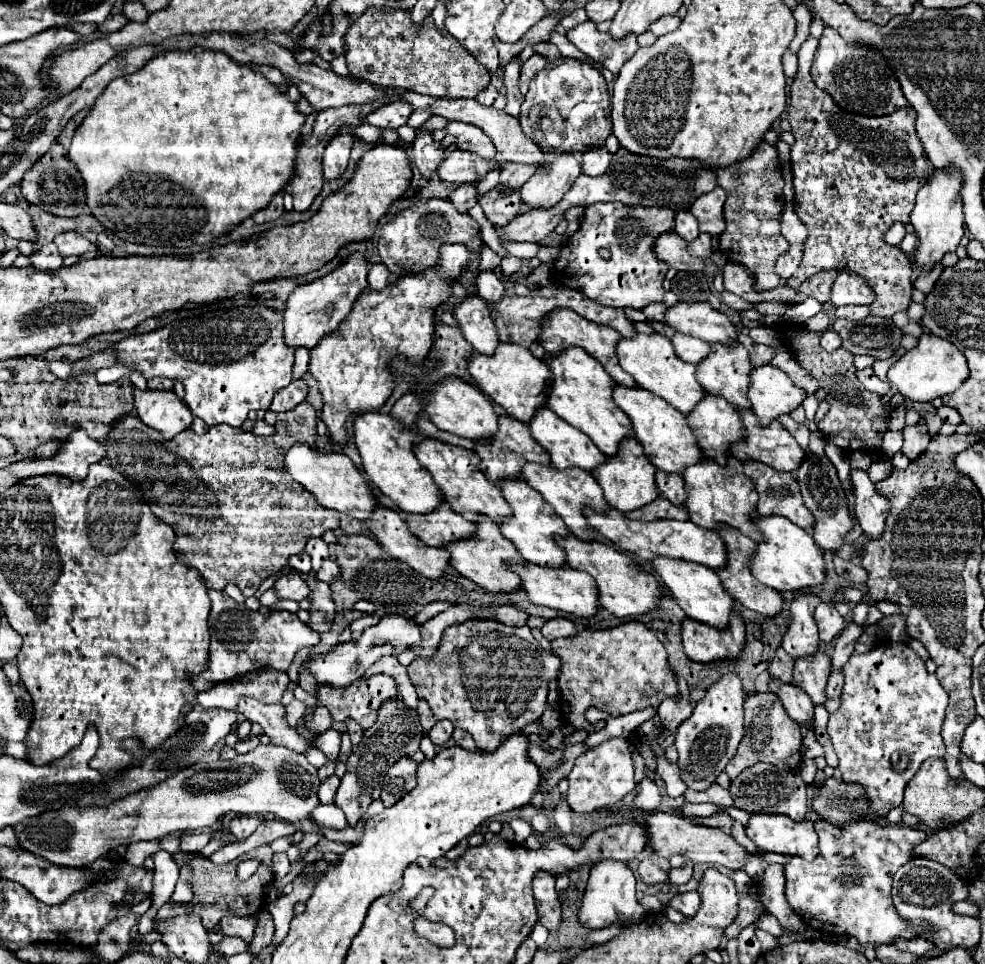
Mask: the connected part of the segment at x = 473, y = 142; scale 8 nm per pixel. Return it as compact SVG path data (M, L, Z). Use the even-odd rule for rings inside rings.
M447 123L445 127L447 135L455 137L455 145L457 149L475 153L475 155L483 155L483 159L493 159L495 157L495 145L491 143L491 139L487 139L487 135L469 123Z

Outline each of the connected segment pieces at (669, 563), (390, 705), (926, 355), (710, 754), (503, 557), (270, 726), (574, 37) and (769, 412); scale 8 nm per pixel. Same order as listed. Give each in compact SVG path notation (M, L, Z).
M655 557L651 561L655 573L661 577L665 591L669 597L687 613L687 617L707 623L711 627L727 627L729 613L733 611L733 597L723 589L719 577L709 567L703 567L701 563L687 563L683 559L665 559Z
M401 697L383 701L383 707L379 707L377 711L373 727L363 731L363 739L359 745L353 745L353 751L347 757L347 773L337 789L335 805L343 809L349 825L355 825L361 817L367 815L367 807L371 805L371 801L379 799L385 771L389 771L389 767L395 765L401 757L419 751L421 737L423 737L423 727L419 723L415 709L409 709Z
M923 333L917 347L909 349L897 363L891 365L887 379L907 401L933 401L935 397L943 397L943 393L953 393L967 375L969 369L965 355L953 343L931 333Z
M727 673L713 683L705 697L695 705L693 715L685 719L675 731L675 747L679 751L681 779L693 791L705 791L719 777L725 765L733 759L739 741L743 739L743 703L745 691L739 683L739 675Z
M479 515L475 521L475 535L471 535L471 539L459 539L459 541L451 541L445 545L445 549L449 551L451 559L451 567L461 573L463 577L475 581L477 585L485 587L487 591L515 591L519 587L519 577L507 569L507 565L511 563L523 563L523 557L517 553L515 545L511 541L507 541L501 533L497 523L493 523L491 519L487 519L487 515Z
M241 697L239 711L251 721L263 727L263 733L271 739L273 745L283 745L297 753L303 753L311 741L305 741L295 729L285 721L285 707L281 703L259 703L251 697Z
M593 21L579 23L577 27L569 29L567 39L583 51L589 59L601 63L613 75L619 73L621 65L637 51L635 35L627 35L627 39L611 39L609 33L601 33Z
M771 365L753 367L749 375L749 401L759 425L769 425L783 413L799 407L805 391L789 381L789 377Z

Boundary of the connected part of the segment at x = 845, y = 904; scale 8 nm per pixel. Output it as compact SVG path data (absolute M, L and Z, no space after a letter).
M817 821L819 855L807 863L799 857L789 857L785 867L787 901L801 919L825 933L853 935L861 943L881 945L893 937L909 939L909 925L897 915L891 901L891 883L897 869L911 861L911 847L923 843L927 833L907 825L881 825L871 821L833 827L827 821Z

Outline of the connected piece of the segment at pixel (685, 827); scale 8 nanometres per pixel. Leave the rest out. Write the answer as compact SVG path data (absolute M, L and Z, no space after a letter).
M655 813L647 817L647 827L649 827L649 839L651 847L661 855L661 857L671 857L673 853L689 853L689 859L693 863L719 863L727 869L743 869L743 859L745 859L745 849L737 845L737 841L729 835L725 835L721 829L715 827L703 827L697 823L687 821L681 815L673 813Z

